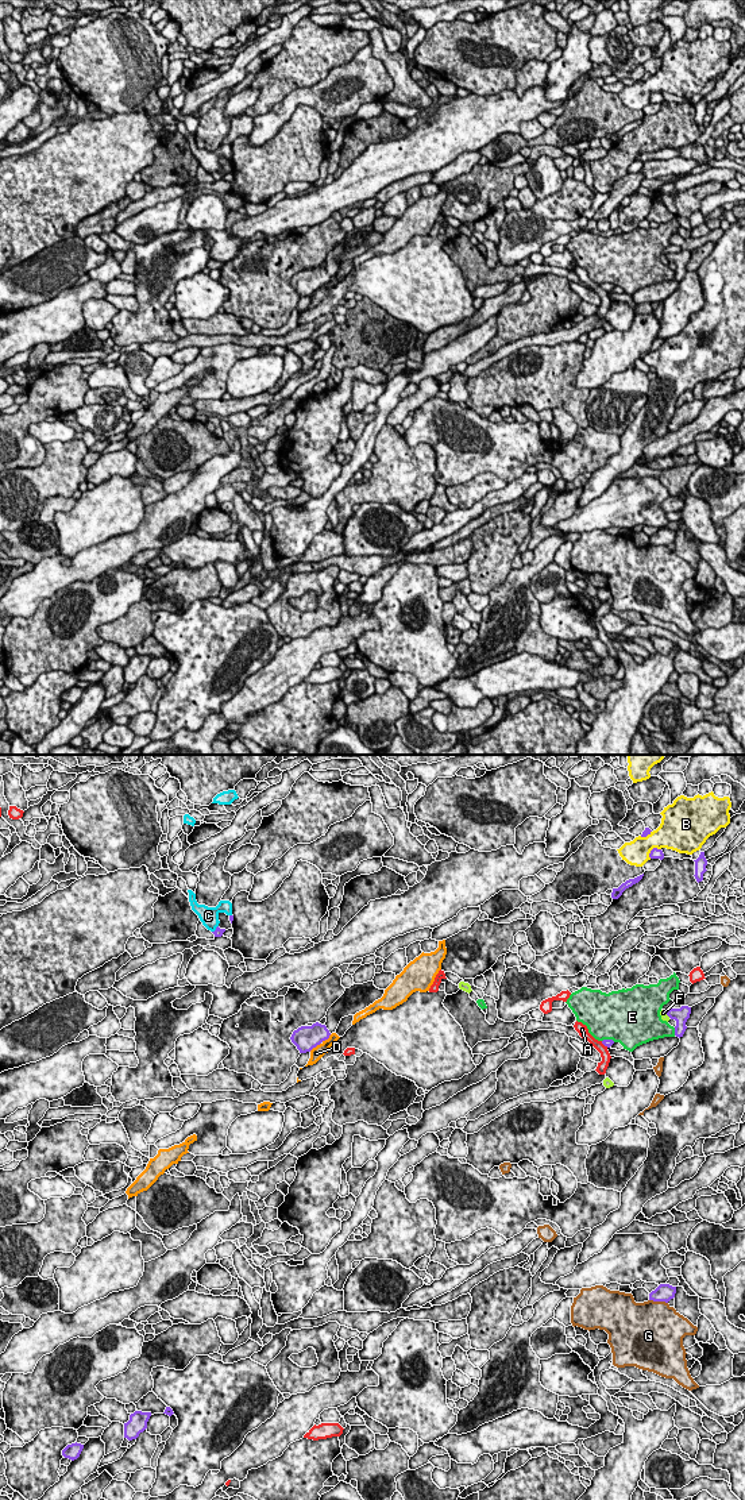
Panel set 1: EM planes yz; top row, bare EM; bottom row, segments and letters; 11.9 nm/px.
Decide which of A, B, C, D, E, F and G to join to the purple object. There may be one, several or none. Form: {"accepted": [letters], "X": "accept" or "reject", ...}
{"accepted": ["C"], "A": "reject", "B": "reject", "C": "accept", "D": "reject", "E": "reject", "F": "reject", "G": "reject"}

